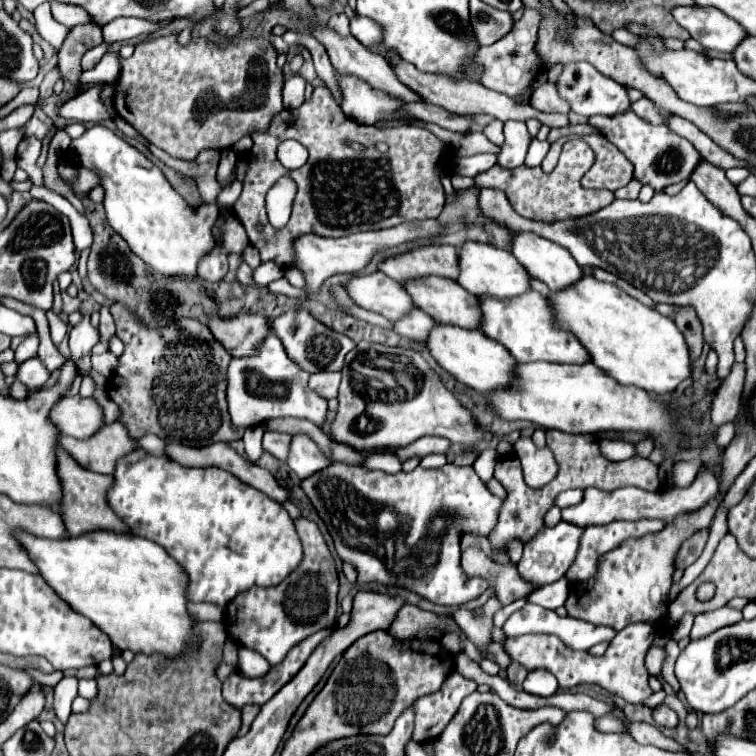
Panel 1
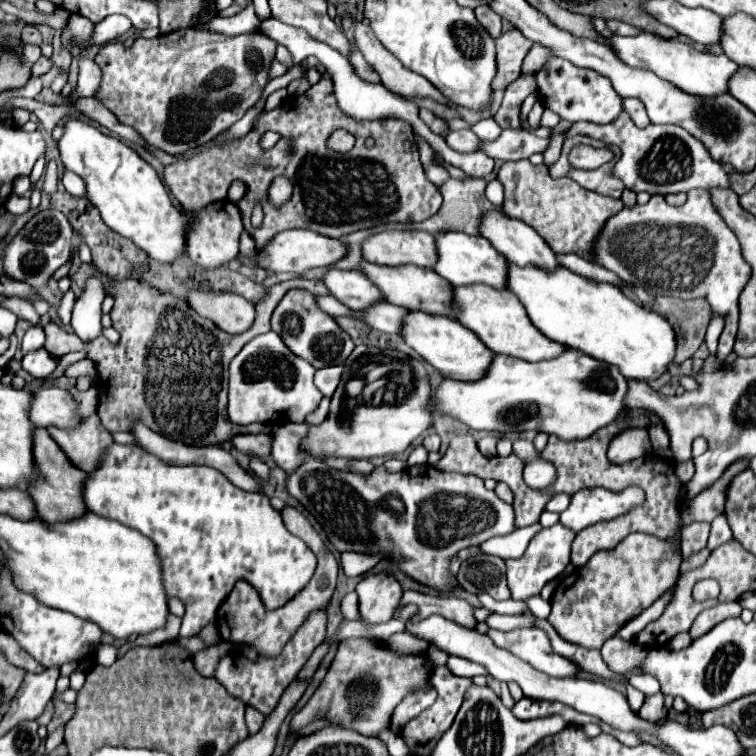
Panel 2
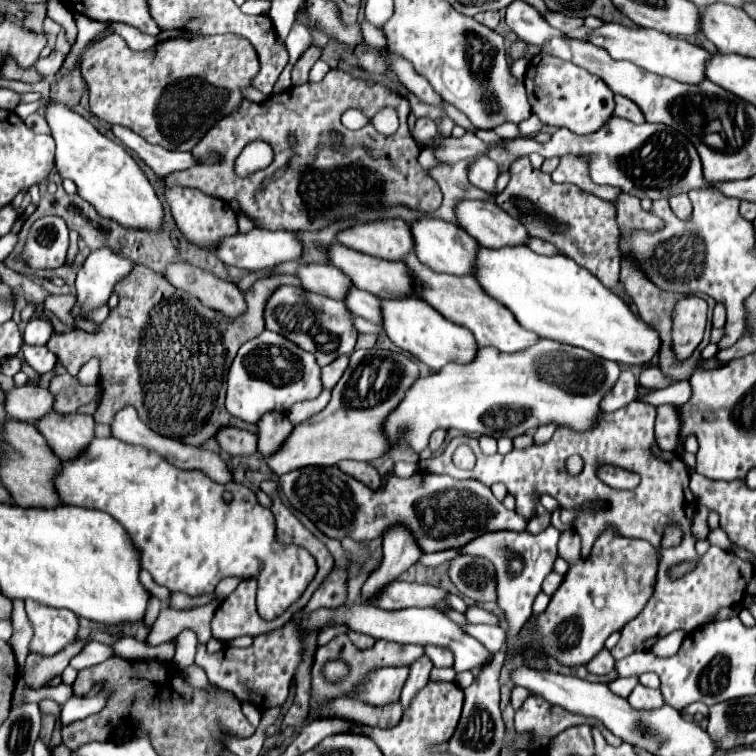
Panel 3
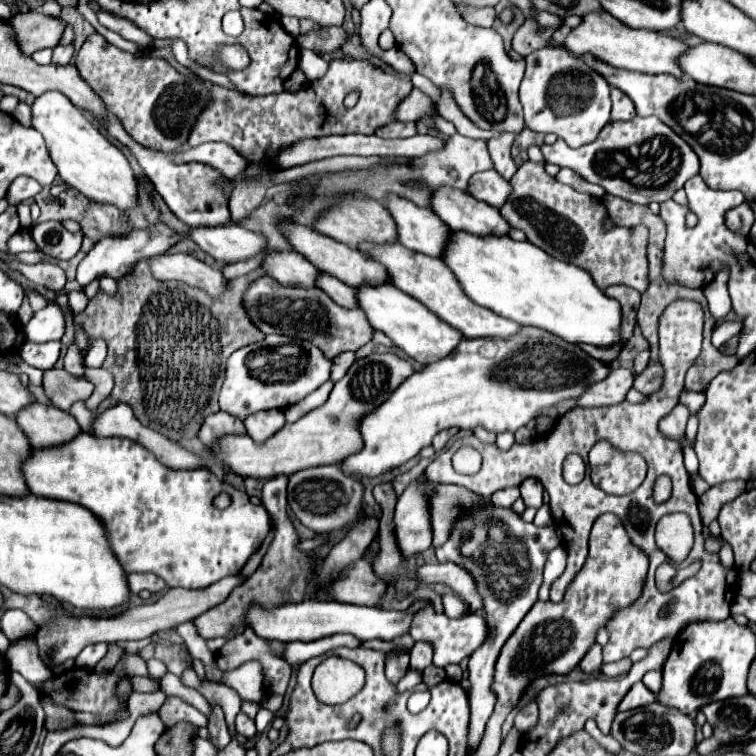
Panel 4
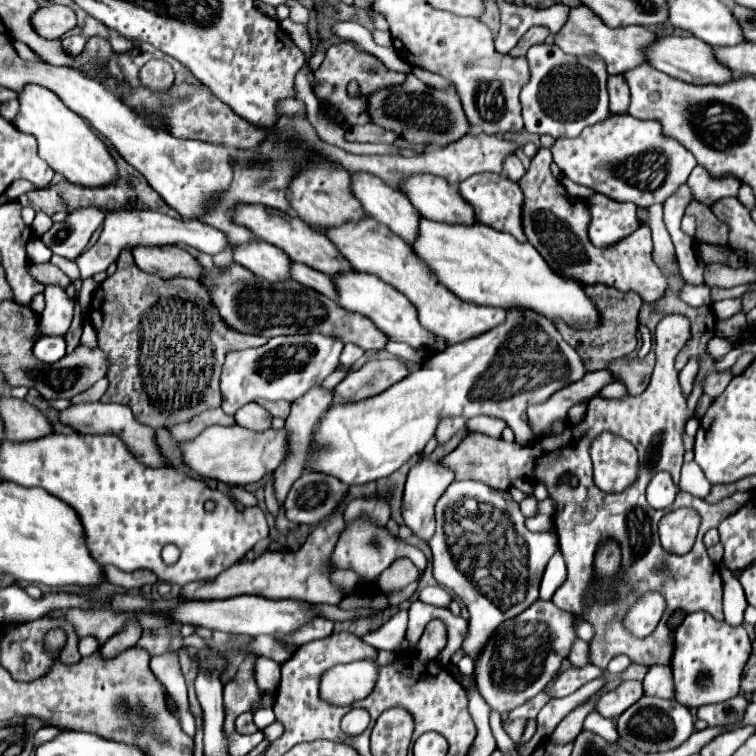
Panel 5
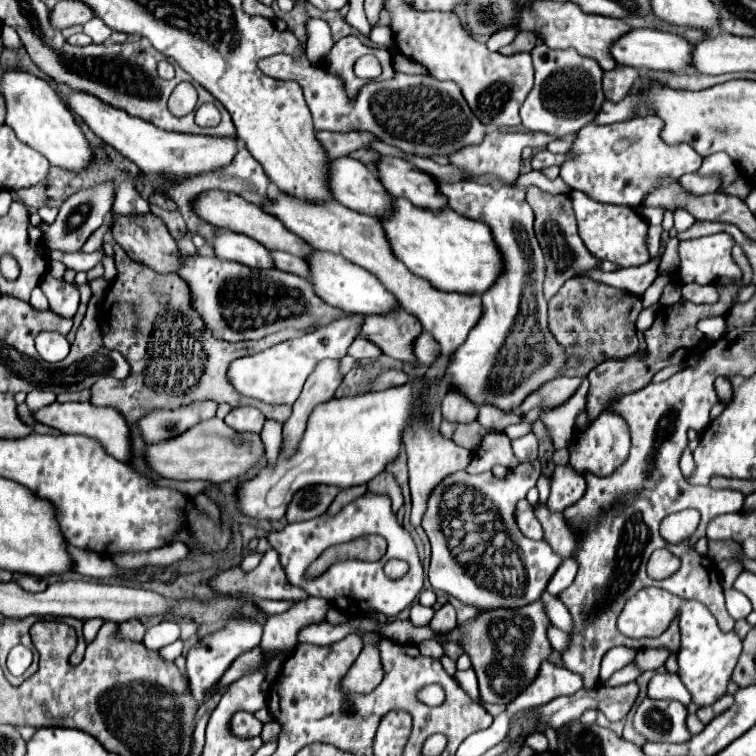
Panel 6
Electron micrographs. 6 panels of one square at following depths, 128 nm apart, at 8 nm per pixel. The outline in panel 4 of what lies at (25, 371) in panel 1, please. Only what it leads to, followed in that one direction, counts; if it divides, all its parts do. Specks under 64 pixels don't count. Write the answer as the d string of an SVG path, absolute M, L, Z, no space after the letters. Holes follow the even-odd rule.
M26 342L20 348L20 356L30 366L40 368L40 370L48 370L48 368L54 368L54 364L58 362L60 346L62 346L60 342L44 342L44 344Z

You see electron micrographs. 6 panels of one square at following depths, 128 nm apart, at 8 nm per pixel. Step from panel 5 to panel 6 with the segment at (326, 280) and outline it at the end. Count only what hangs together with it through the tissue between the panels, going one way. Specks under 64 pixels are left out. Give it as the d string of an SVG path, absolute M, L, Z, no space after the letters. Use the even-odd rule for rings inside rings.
M270 250L270 258L276 264L276 268L286 270L286 272L296 272L296 276L308 278L308 266L306 266L304 258L298 258L294 254L280 252L280 250Z

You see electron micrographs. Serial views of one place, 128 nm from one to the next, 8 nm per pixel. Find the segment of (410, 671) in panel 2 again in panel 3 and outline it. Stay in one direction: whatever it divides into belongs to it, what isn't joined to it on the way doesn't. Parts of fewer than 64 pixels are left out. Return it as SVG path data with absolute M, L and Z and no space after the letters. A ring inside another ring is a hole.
M408 666L378 668L370 672L368 686L362 692L362 700L372 706L384 706L396 702L406 678L408 678Z

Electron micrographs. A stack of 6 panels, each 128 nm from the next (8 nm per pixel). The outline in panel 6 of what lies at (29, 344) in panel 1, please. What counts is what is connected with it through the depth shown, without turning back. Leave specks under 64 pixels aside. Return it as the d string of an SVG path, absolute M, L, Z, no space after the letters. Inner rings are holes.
M46 276L40 284L40 288L44 290L48 302L50 302L50 310L56 312L58 316L64 318L72 318L78 310L80 304L80 292L76 284L68 284L66 280L56 280L54 276Z

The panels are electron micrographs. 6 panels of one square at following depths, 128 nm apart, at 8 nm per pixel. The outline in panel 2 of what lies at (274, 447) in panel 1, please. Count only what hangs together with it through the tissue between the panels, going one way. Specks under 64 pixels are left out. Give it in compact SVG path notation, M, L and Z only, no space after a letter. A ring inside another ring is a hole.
M238 434L232 438L236 450L248 456L266 456L268 454L268 434Z

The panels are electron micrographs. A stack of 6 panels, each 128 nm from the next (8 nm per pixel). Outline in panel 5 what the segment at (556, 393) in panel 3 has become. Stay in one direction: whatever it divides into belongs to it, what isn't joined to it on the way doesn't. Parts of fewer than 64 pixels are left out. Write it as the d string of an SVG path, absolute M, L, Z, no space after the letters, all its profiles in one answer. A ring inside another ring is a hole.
M510 308L506 310L506 320L500 326L480 336L474 336L472 340L464 340L460 344L448 346L438 354L432 354L422 364L420 370L412 372L402 382L390 386L382 394L360 402L332 404L326 410L326 414L318 420L312 432L312 442L310 442L310 452L308 452L308 462L304 472L322 472L328 476L336 476L348 486L386 478L392 472L396 472L402 464L406 464L412 456L422 454L426 442L436 432L438 420L442 420L444 416L474 418L484 414L484 416L500 418L514 430L516 444L528 446L535 438L524 417L528 404L540 404L548 400L552 392L580 380L580 376L584 374L586 368L580 356L560 336L560 332L556 332L552 320L526 308Z

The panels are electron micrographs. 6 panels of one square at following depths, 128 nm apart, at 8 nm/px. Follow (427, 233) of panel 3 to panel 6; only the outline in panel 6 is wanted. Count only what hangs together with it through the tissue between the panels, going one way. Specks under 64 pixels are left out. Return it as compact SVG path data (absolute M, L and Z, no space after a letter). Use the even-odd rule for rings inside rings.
M348 156L330 160L328 182L332 198L342 206L374 218L388 216L392 198L376 180L376 172L362 162Z

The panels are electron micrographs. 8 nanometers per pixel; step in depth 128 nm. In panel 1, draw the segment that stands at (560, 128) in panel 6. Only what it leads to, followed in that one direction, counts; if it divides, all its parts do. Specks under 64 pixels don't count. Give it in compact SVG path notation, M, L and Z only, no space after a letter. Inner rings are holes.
M570 62L562 66L562 72L556 80L556 88L560 98L564 98L570 104L570 110L582 116L616 116L620 112L626 112L630 108L630 98L628 92L622 84L614 82L612 78L600 74L592 64L588 62Z

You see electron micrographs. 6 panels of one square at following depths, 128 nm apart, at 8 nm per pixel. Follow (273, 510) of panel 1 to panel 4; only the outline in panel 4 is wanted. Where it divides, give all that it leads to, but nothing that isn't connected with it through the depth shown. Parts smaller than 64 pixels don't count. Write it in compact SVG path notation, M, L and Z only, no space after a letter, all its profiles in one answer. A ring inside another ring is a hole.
M80 432L70 442L60 446L50 446L34 450L22 466L22 476L26 486L36 496L46 496L54 500L66 500L88 508L106 528L110 550L122 564L126 572L152 572L160 576L170 588L204 588L212 582L232 576L242 570L246 560L262 546L268 530L270 516L266 508L254 506L248 496L230 484L218 480L212 472L194 470L172 470L164 468L146 448L128 438L98 438ZM220 492L230 496L230 508L218 510L212 506L212 498Z

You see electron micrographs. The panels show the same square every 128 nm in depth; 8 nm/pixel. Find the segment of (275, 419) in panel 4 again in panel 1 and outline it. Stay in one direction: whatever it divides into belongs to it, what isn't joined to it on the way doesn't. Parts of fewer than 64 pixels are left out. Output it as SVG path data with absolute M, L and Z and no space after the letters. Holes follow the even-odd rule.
M296 434L292 436L292 442L290 442L290 454L288 454L288 460L286 464L290 466L292 472L296 472L298 478L304 478L304 476L312 476L312 472L318 472L320 468L326 468L330 466L334 460L326 458L318 446L314 444L314 440L306 434Z

